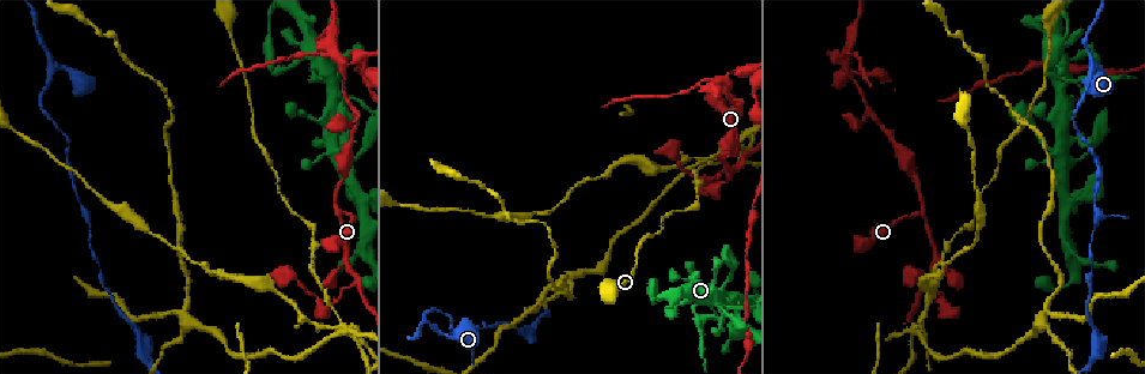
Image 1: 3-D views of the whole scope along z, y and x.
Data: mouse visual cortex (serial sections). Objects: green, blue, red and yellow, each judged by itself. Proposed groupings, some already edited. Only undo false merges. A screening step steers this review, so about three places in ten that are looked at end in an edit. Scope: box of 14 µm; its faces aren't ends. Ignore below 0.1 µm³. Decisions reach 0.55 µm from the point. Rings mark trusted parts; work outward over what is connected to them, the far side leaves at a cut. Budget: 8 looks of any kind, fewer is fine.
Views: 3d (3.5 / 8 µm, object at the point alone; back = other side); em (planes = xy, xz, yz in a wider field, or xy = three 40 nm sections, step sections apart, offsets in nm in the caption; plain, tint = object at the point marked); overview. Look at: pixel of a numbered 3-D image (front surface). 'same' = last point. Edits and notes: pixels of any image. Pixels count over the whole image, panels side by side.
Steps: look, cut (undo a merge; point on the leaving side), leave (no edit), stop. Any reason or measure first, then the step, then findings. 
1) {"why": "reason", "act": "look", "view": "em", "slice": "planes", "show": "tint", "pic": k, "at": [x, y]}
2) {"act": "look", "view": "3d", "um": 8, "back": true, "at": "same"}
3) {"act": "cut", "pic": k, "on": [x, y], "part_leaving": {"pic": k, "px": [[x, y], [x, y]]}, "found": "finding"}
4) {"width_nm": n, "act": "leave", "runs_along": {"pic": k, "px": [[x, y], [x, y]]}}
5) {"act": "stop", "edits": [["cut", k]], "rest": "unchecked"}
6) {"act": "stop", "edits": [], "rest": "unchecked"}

{"why": "four or more arms meet", "act": "look", "view": "3d", "um": 3.5, "back": true, "pic": 1, "at": [334, 111]}

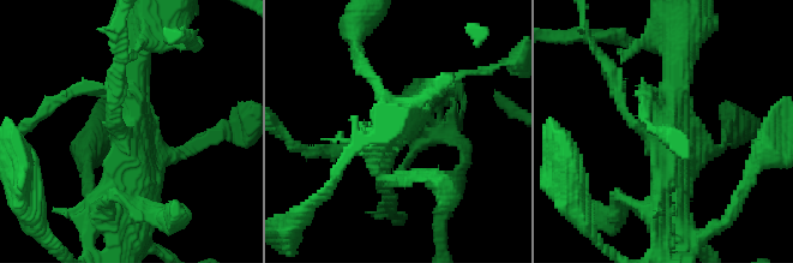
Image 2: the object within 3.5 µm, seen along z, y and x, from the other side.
{"why": "now the EM", "act": "look", "view": "em", "slice": "xy", "step": 2, "show": "tint", "pic": 2, "at": [674, 124]}

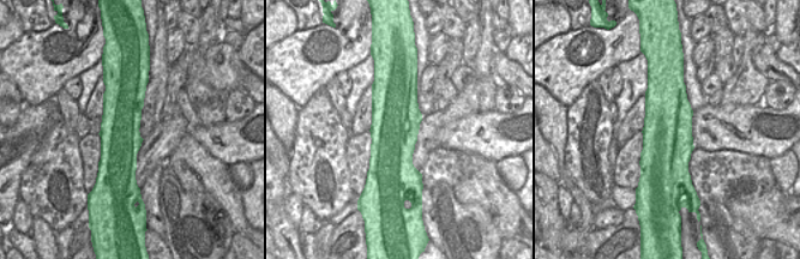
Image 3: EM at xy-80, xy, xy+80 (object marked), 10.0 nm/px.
{"width_nm": 500, "act": "leave", "runs_along": {"pic": 3, "px": [[127, 80], [124, 174], [133, 184]]}, "found": "continuous, no second cell"}

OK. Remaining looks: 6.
{"why": "four or more arms meet", "act": "look", "view": "3d", "um": 3.5, "pic": 1, "at": [335, 162]}

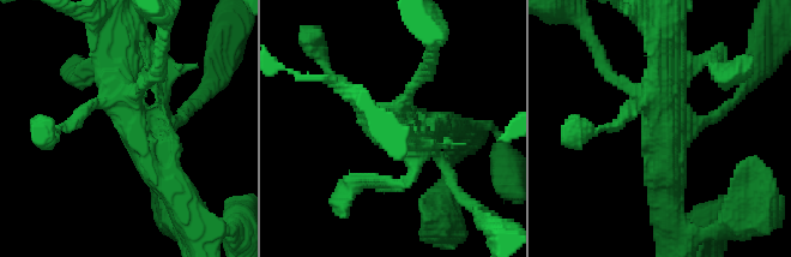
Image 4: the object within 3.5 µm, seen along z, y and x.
{"act": "look", "view": "em", "slice": "xy", "step": 2, "show": "tint", "pic": 4, "at": [659, 119]}

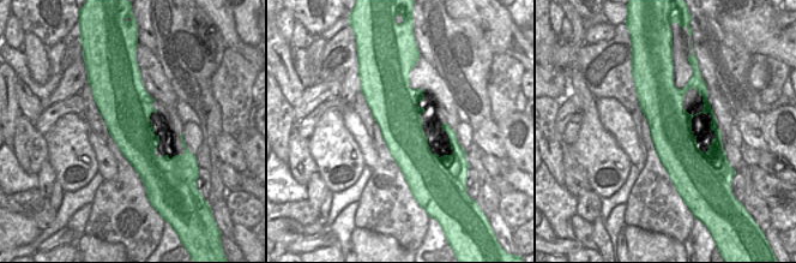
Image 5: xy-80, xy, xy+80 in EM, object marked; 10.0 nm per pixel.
{"why": "cut it another way", "act": "look", "view": "em", "slice": "planes", "show": "tint", "at": "same"}

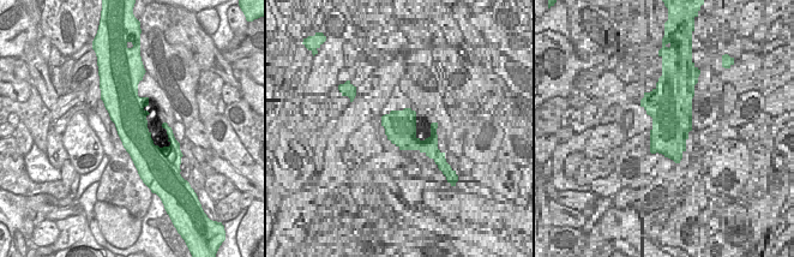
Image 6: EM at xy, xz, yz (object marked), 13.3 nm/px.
{"act": "leave", "runs_along": {"pic": 4, "px": [[114, 41], [136, 137], [173, 189]]}, "found": "one cell here"}

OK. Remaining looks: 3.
{"why": "side arm on a straight run", "act": "look", "view": "3d", "um": 3.5, "pic": 1, "at": [343, 212]}

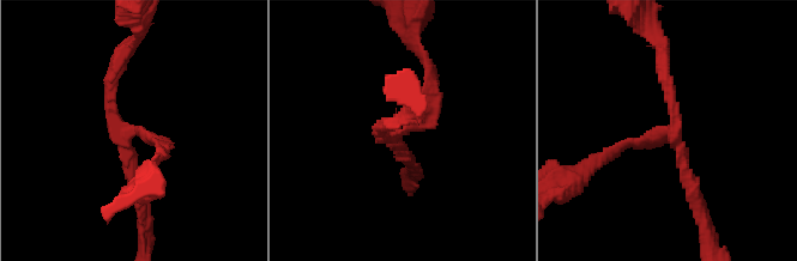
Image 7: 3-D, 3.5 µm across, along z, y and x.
{"arms": 3, "arm_widths_nm": [150, 150, 200], "why": "shape alone is not enough", "act": "look", "view": "em", "slice": "xy", "step": 2, "show": "tint", "pic": 7, "at": [125, 133]}

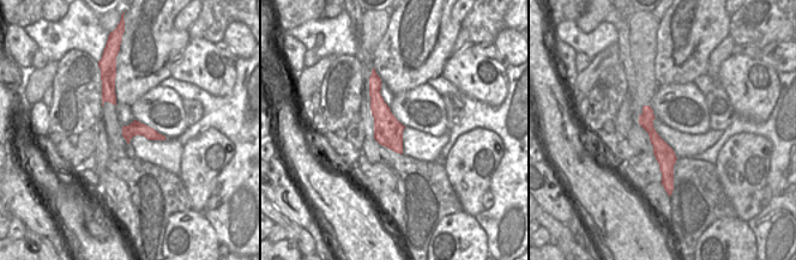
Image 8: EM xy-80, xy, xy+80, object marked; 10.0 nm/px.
{"act": "leave", "runs_along": {"pic": 7, "px": [[614, 153], [675, 128], [663, 58]]}, "found": "all the same cell"}

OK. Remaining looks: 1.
{"act": "stop", "edits": [], "rest": "unchecked"}

